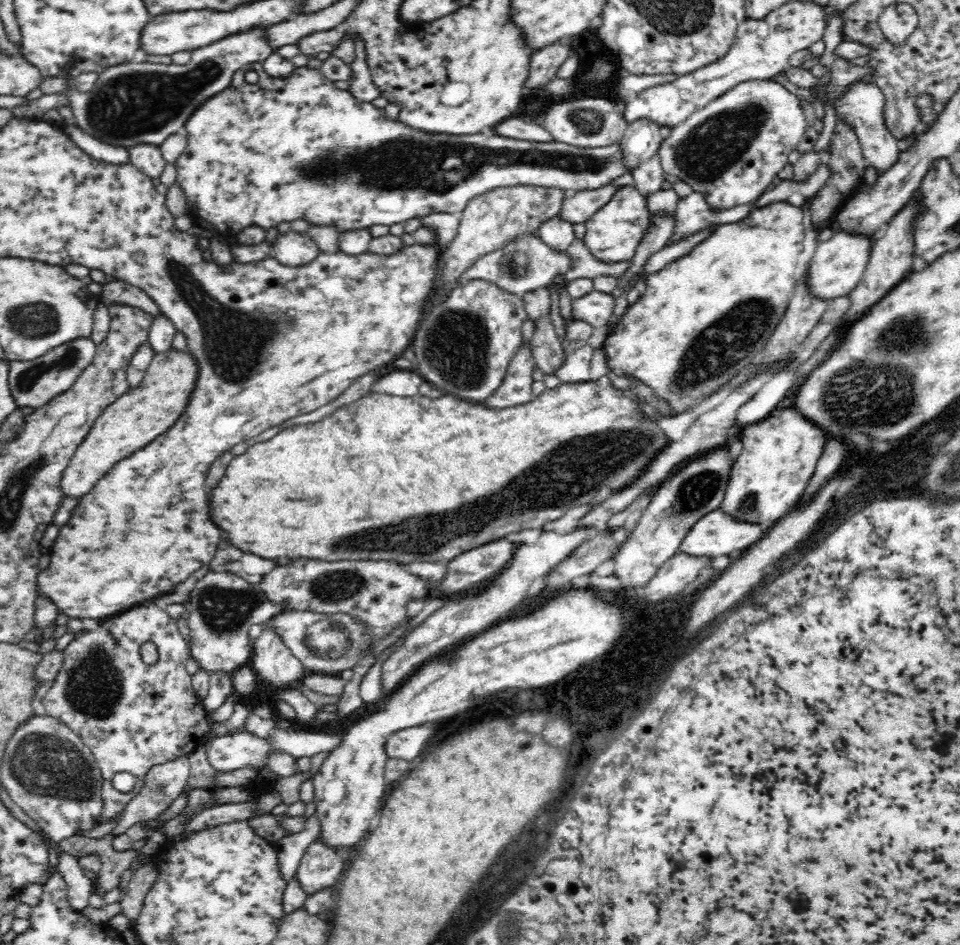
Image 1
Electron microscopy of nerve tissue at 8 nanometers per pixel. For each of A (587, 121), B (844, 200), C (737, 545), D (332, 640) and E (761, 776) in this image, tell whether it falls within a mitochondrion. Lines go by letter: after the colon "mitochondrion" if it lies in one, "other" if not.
A: mitochondrion
B: other
C: other
D: mitochondrion
E: other

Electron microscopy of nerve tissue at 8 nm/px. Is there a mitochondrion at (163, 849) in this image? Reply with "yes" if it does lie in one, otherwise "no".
no

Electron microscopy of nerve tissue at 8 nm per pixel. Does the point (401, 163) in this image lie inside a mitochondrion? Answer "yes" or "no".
yes

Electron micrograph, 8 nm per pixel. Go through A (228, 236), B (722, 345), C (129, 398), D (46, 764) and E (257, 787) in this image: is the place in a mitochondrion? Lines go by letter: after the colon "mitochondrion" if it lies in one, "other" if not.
A: other
B: mitochondrion
C: other
D: mitochondrion
E: other

